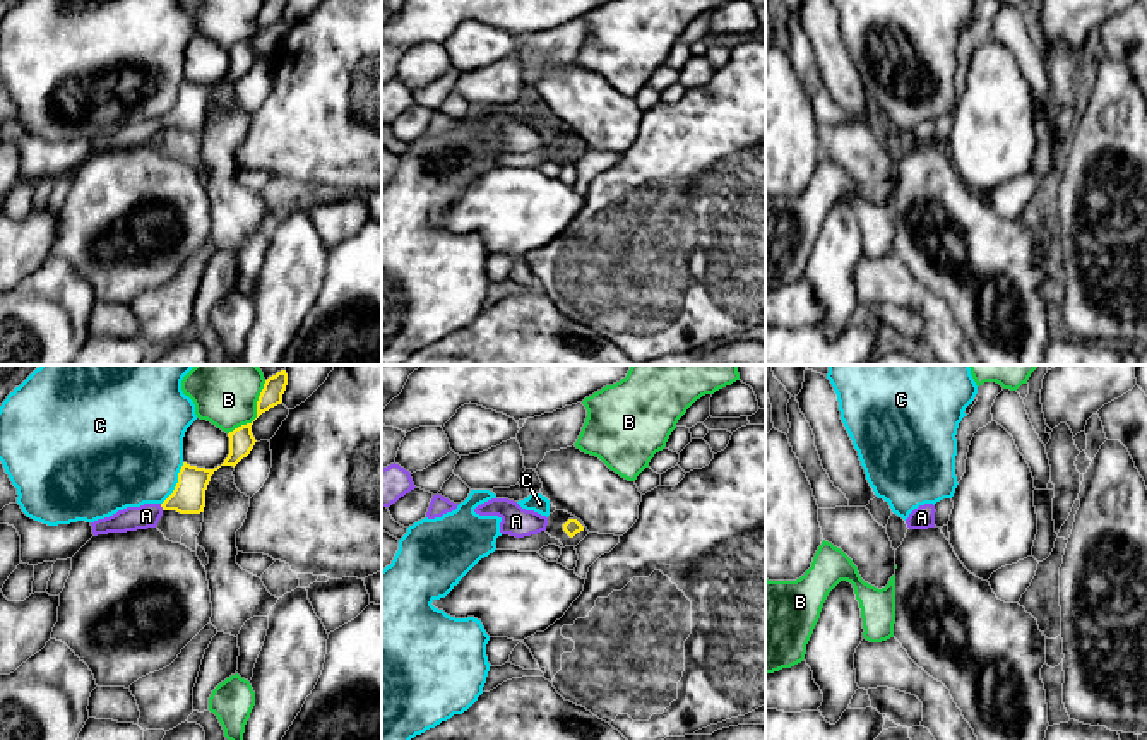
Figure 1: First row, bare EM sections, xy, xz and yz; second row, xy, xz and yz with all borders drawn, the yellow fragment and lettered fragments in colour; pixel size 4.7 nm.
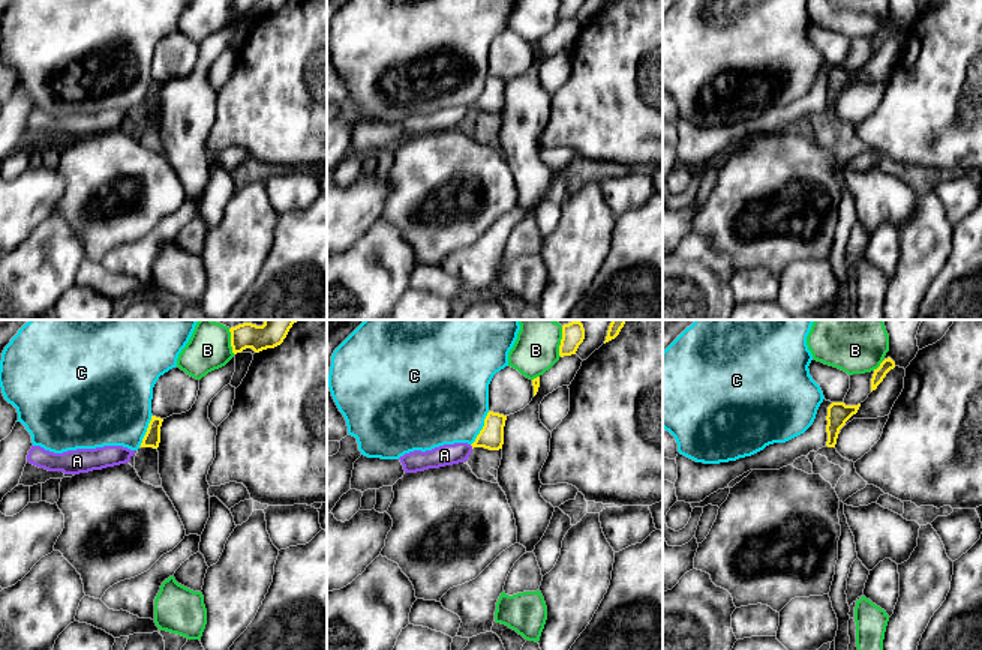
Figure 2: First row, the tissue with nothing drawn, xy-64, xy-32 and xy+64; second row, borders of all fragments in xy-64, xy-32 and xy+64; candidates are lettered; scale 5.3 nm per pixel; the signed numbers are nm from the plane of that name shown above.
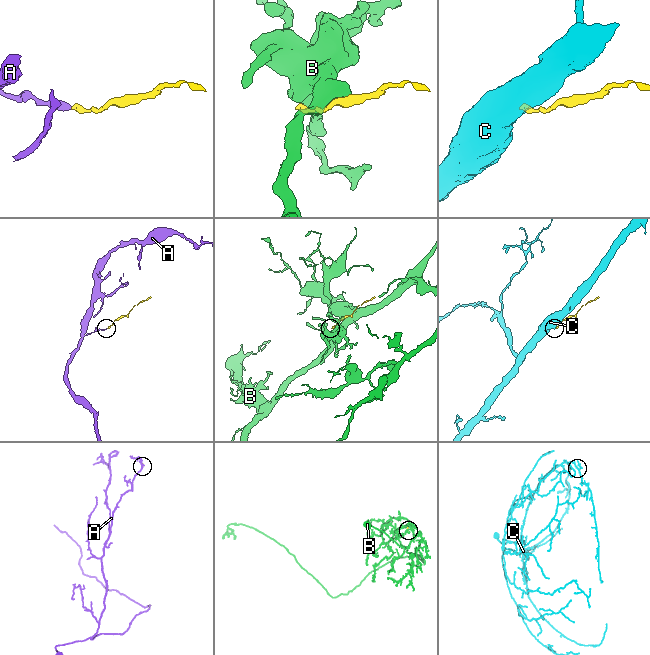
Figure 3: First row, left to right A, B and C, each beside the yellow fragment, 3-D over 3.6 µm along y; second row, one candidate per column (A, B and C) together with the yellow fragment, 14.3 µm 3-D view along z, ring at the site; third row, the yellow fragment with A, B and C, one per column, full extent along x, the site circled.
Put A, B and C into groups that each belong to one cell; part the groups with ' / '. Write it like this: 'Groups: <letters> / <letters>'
Groups: A / B / C

